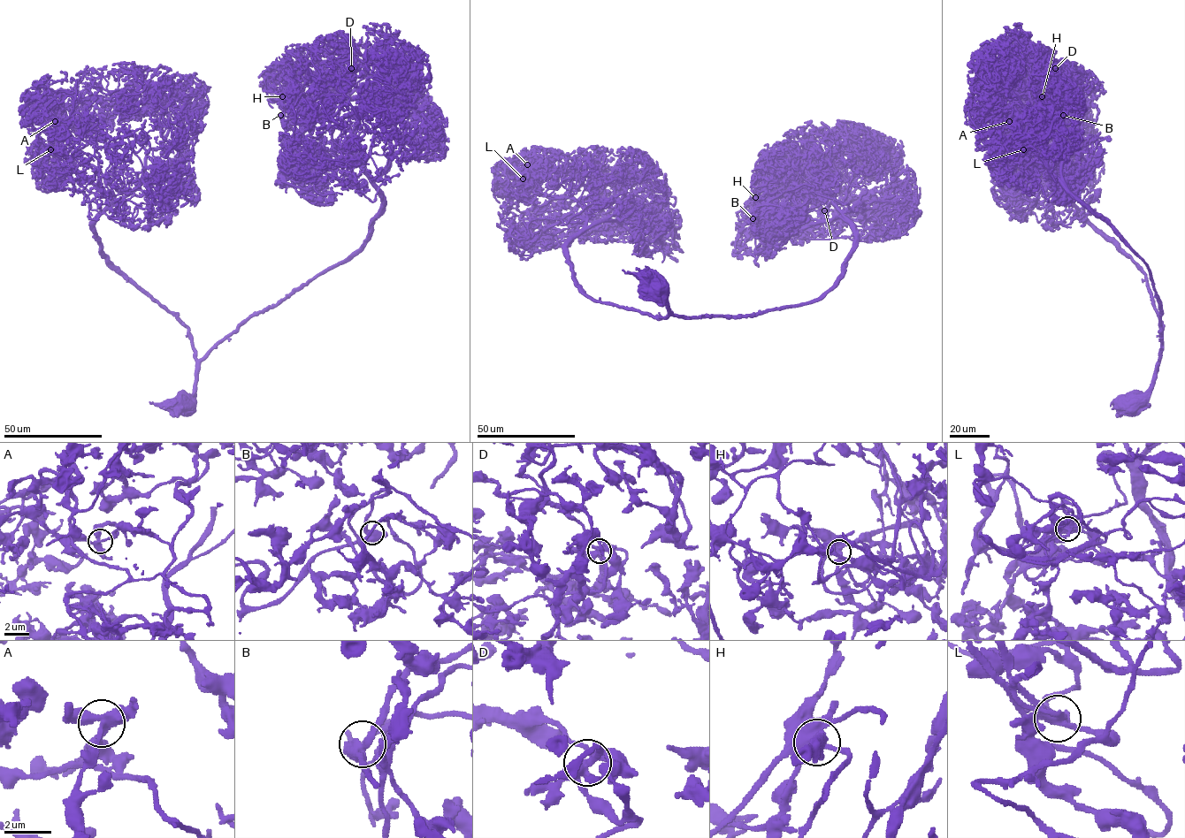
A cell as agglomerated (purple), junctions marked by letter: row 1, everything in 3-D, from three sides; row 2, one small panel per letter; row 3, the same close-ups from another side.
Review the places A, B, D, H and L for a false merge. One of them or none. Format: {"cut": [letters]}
{"cut": []}

